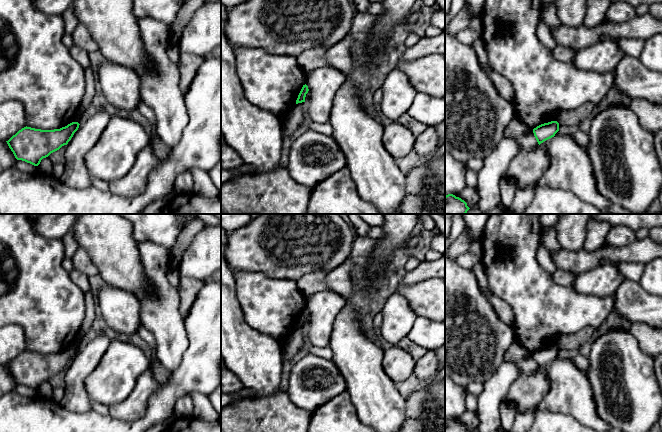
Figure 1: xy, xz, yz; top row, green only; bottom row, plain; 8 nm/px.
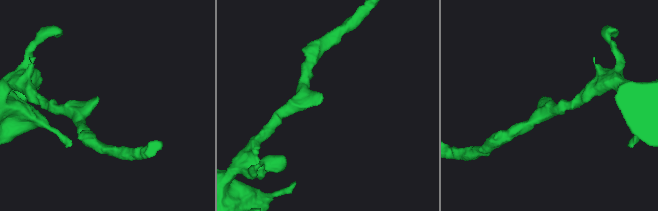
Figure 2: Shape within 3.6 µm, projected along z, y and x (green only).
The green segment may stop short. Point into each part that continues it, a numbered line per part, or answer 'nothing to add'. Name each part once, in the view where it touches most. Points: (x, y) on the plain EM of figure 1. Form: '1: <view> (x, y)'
nothing to add

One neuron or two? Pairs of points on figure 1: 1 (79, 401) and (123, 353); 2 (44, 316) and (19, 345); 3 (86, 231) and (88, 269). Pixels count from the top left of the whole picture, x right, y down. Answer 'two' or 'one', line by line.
1: two
2: two
3: two

